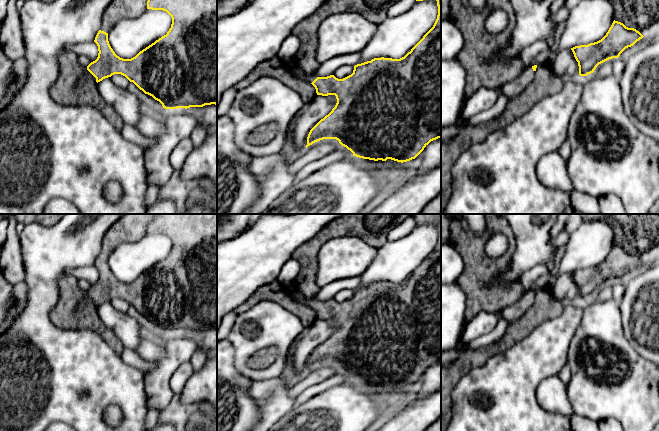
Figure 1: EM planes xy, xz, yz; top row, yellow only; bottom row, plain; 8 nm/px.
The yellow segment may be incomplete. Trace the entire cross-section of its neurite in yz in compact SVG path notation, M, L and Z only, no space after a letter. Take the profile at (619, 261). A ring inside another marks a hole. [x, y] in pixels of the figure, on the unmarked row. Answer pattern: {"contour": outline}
{"contour": "M614 244L601 264L571 272L578 286L579 299L587 300L593 297L599 288L618 282L626 272L633 270L643 261L636 253L628 252L623 247Z"}

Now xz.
{"contour": "M414 214L416 225L435 223L438 239L433 251L400 283L374 282L354 290L353 297L343 303L334 299L317 301L297 292L303 303L311 307L317 319L335 319L337 327L332 335L309 356L306 372L323 363L336 363L353 377L353 380L386 385L407 386L415 383L433 364L441 362L441 214Z"}

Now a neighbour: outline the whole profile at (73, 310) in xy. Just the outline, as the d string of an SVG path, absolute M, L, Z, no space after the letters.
M74 277L59 280L59 300L50 312L50 320L61 329L87 329L97 332L113 349L121 355L124 345L108 329L98 316L97 306L88 299L87 291L78 287Z

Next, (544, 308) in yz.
M538 288L534 303L518 320L507 326L503 336L491 345L469 350L458 342L458 359L447 366L441 366L441 431L446 431L452 419L452 391L470 370L484 365L488 359L502 353L526 339L540 324L560 316L564 303L552 298L550 289Z

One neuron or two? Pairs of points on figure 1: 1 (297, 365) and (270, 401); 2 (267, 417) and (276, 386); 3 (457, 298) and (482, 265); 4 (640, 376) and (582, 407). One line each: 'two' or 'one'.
1: two
2: one
3: two
4: one

